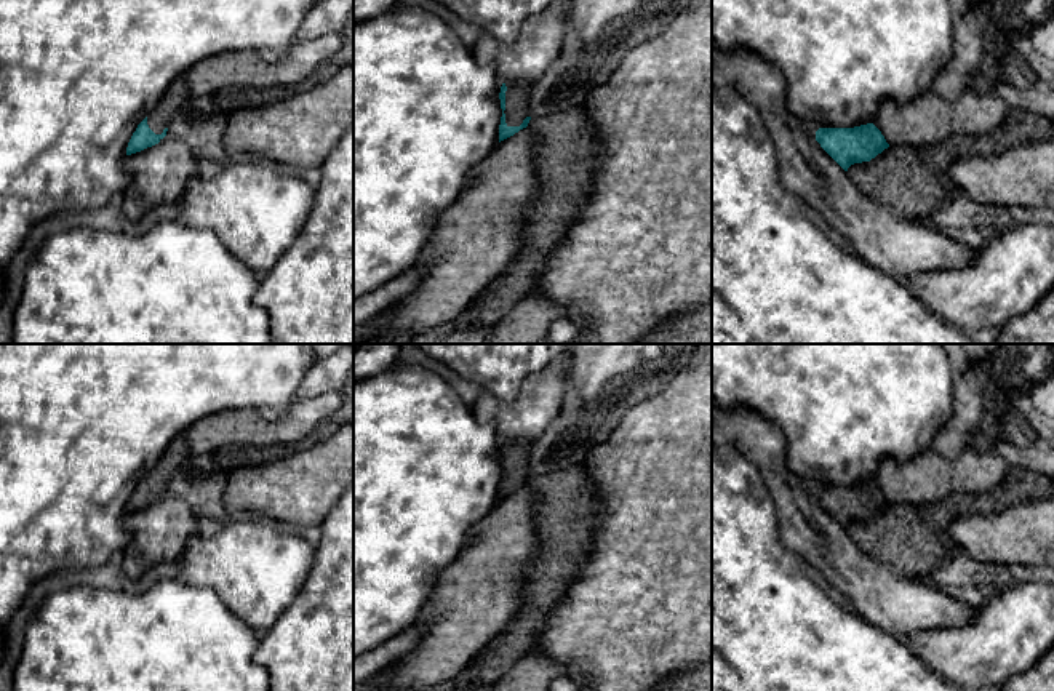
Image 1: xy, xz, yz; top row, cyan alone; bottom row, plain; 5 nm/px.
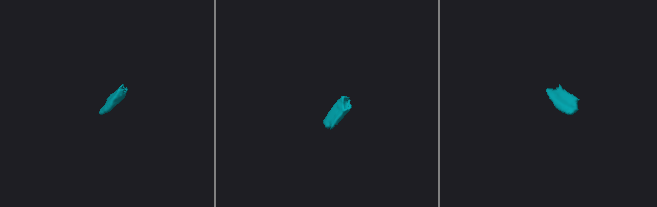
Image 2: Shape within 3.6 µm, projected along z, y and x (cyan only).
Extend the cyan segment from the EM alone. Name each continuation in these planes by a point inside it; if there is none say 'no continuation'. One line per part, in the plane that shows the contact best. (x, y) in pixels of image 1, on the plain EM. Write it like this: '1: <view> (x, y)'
1: xz (517, 455)

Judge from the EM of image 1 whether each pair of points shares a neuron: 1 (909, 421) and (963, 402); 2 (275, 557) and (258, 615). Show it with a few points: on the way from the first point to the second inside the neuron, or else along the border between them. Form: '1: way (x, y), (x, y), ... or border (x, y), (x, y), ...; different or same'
1: border (952, 368), (952, 418), (933, 437); different
2: way (261, 571), (259, 600); same

